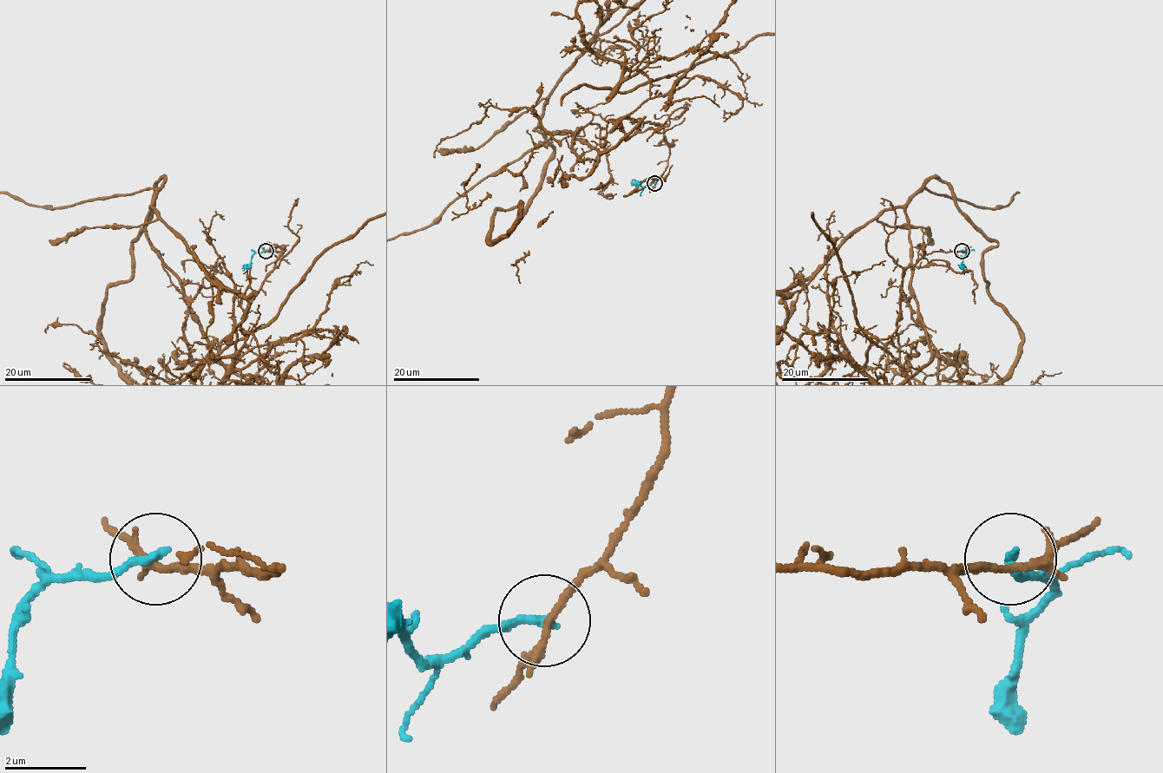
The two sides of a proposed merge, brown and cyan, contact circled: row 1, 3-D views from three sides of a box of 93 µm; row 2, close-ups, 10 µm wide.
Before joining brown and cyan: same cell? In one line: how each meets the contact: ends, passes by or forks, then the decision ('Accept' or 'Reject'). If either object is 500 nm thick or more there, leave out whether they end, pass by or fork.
At the ring brown forks. At the ring cyan ends. Reject

